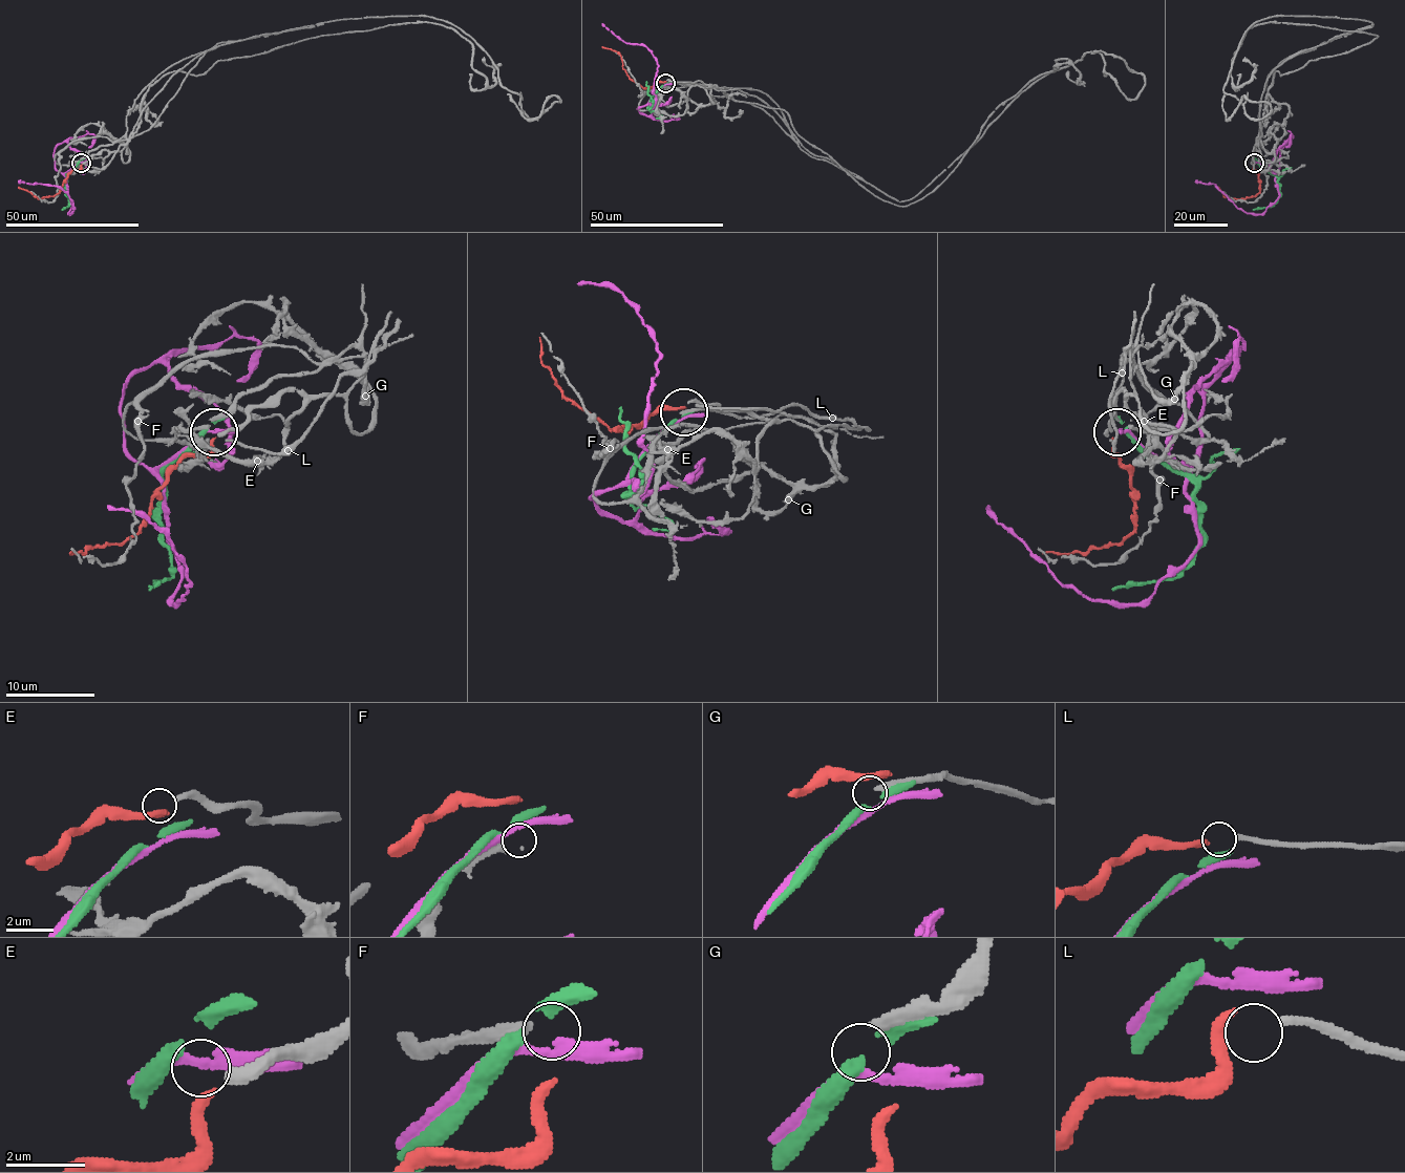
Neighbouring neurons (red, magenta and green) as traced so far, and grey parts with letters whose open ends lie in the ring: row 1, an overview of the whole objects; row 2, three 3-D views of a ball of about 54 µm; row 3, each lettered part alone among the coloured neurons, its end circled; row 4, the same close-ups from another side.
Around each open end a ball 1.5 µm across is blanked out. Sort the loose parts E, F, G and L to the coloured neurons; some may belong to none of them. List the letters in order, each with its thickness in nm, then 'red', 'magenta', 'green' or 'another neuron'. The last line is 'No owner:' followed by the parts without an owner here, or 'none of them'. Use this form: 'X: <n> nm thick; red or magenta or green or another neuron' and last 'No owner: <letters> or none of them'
E: 300 nm thick; another neuron
F: 340 nm thick; another neuron
G: 240 nm thick; another neuron
L: 220 nm thick; another neuron
No owner: E, F, G, L

